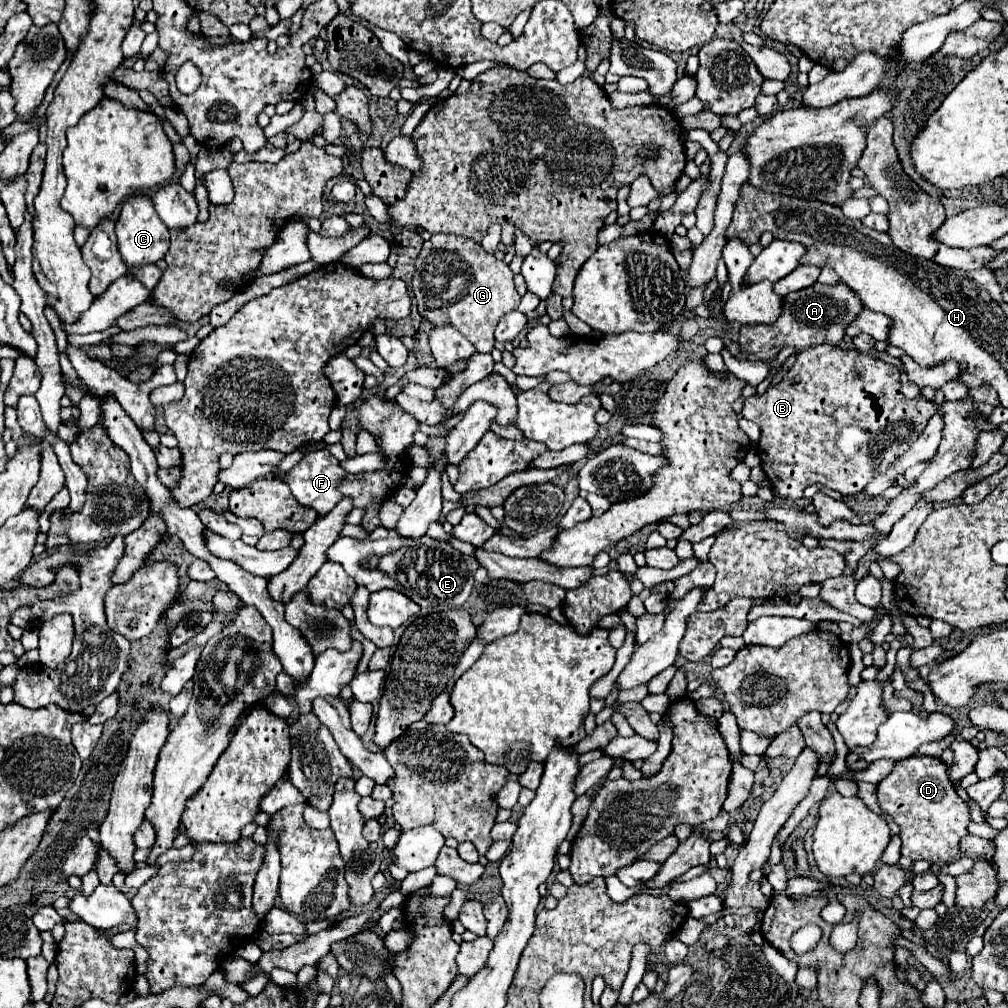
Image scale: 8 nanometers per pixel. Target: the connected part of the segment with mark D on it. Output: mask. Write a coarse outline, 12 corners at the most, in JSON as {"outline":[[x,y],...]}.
{"outline":[[908,757],[878,783],[902,855],[960,855],[970,807],[948,765]]}

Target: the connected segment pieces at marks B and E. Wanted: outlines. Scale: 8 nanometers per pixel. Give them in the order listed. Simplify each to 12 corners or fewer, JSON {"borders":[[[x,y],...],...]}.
{"borders":[[[818,345],[742,415],[772,491],[864,491],[934,411]],[[376,527],[326,553],[368,591],[462,607],[478,561]]]}

